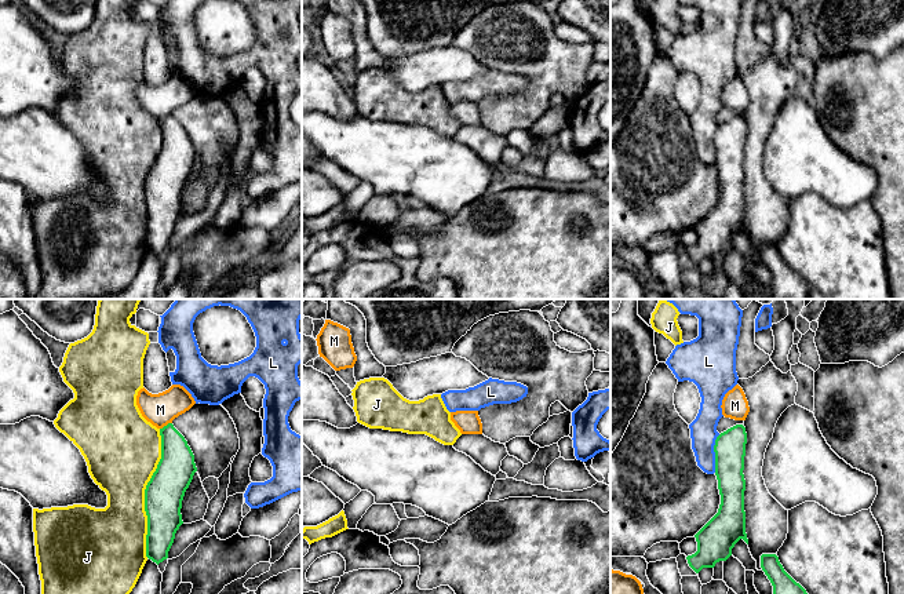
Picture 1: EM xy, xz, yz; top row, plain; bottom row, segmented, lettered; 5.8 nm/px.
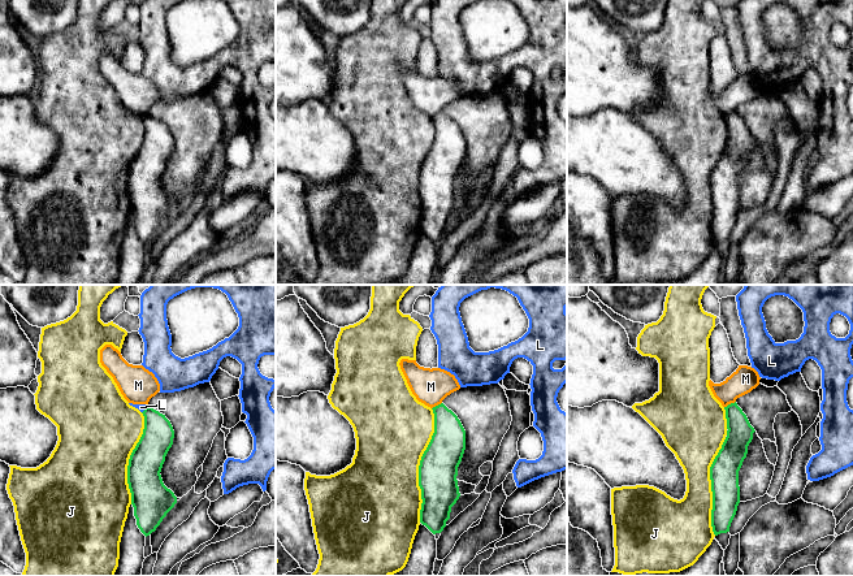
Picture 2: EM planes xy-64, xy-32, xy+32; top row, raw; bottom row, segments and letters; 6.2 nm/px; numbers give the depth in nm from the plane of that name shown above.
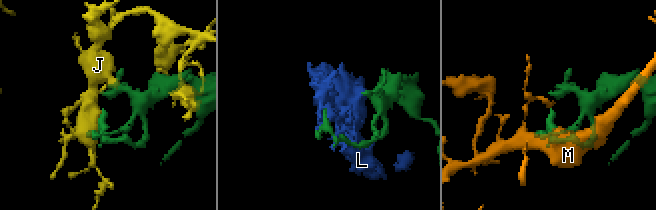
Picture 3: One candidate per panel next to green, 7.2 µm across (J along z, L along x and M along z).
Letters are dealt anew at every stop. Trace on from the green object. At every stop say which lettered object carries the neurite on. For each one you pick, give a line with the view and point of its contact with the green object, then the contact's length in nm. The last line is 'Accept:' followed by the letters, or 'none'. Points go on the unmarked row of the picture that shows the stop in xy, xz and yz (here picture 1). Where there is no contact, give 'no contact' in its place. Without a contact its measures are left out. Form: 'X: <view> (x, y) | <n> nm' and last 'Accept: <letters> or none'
Accept: none

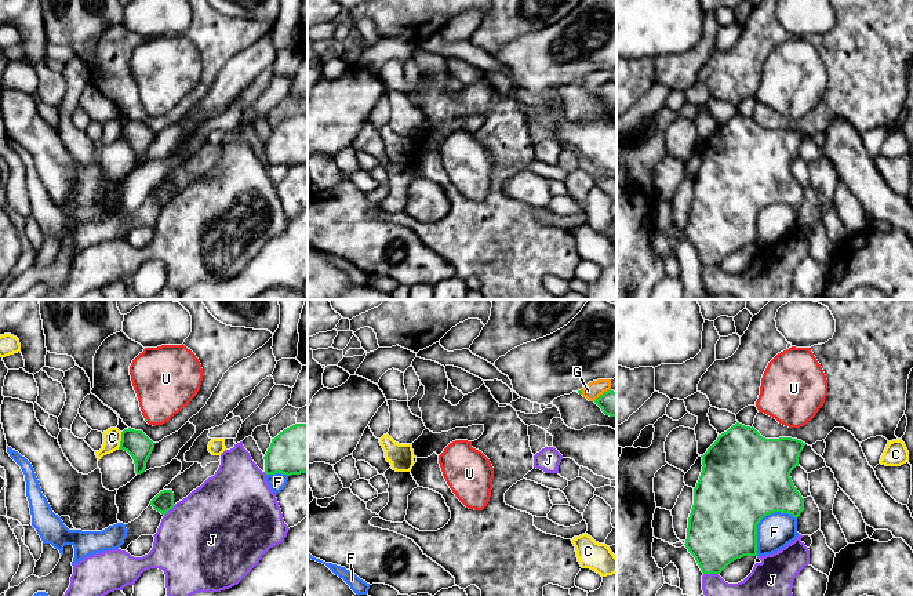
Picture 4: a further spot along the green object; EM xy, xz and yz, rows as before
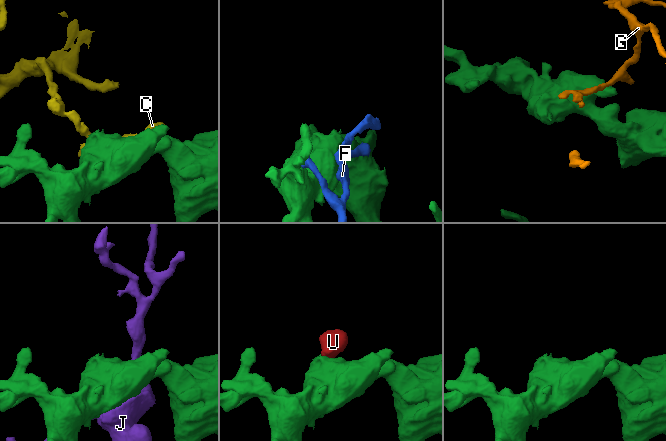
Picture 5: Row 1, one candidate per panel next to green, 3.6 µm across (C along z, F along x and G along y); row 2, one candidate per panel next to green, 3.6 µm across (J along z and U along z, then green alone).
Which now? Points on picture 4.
U: no contact
Accept: U

